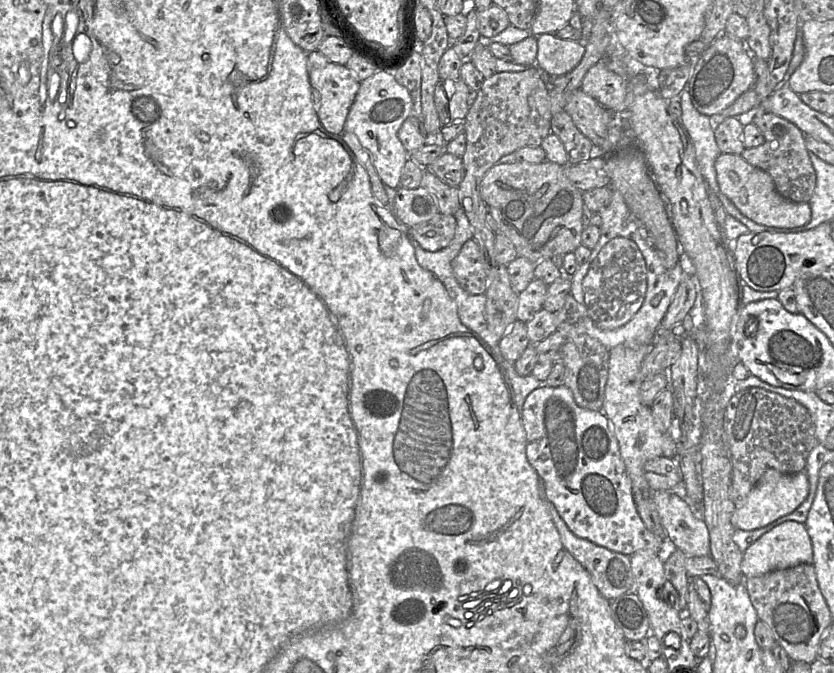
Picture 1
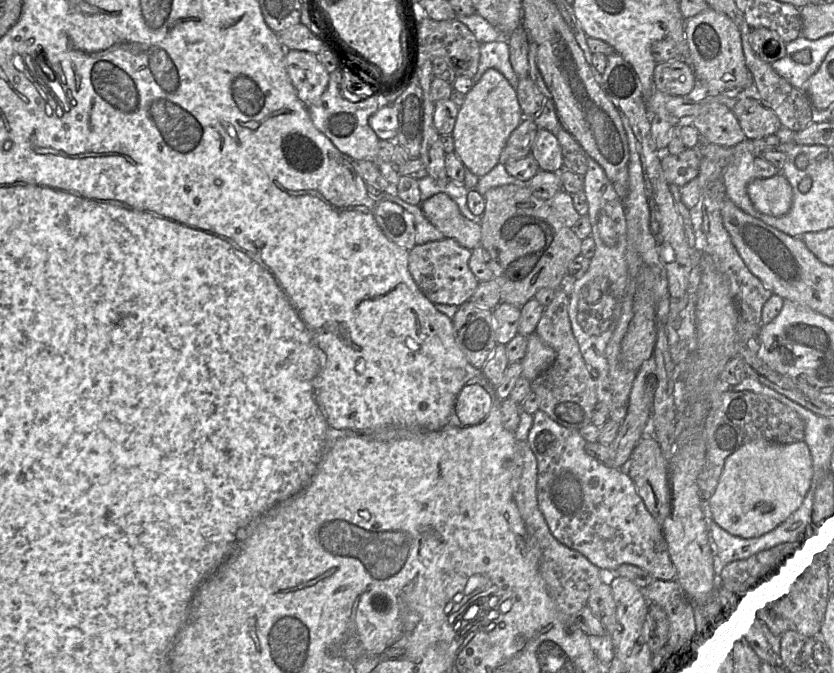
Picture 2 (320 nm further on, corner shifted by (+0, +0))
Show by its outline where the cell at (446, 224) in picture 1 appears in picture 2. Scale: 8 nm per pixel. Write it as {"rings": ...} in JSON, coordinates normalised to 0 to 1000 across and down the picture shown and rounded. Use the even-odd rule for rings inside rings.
{"rings":[[[451,299],[448,324],[458,346],[477,367],[492,373],[499,364],[496,321],[480,305],[464,299]]]}

